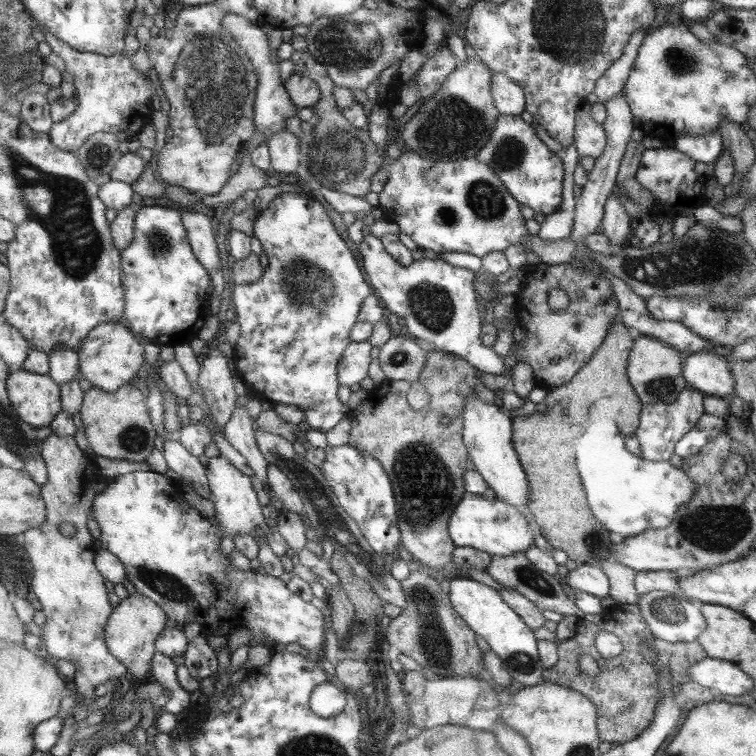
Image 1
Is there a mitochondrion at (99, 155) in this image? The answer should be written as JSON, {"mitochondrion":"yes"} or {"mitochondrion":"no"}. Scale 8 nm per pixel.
{"mitochondrion":"yes"}

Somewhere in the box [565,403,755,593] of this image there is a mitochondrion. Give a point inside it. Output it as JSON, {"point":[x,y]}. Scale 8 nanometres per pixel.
{"point":[714,529]}

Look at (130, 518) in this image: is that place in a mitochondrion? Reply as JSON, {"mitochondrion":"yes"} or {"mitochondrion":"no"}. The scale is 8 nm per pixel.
{"mitochondrion":"no"}

